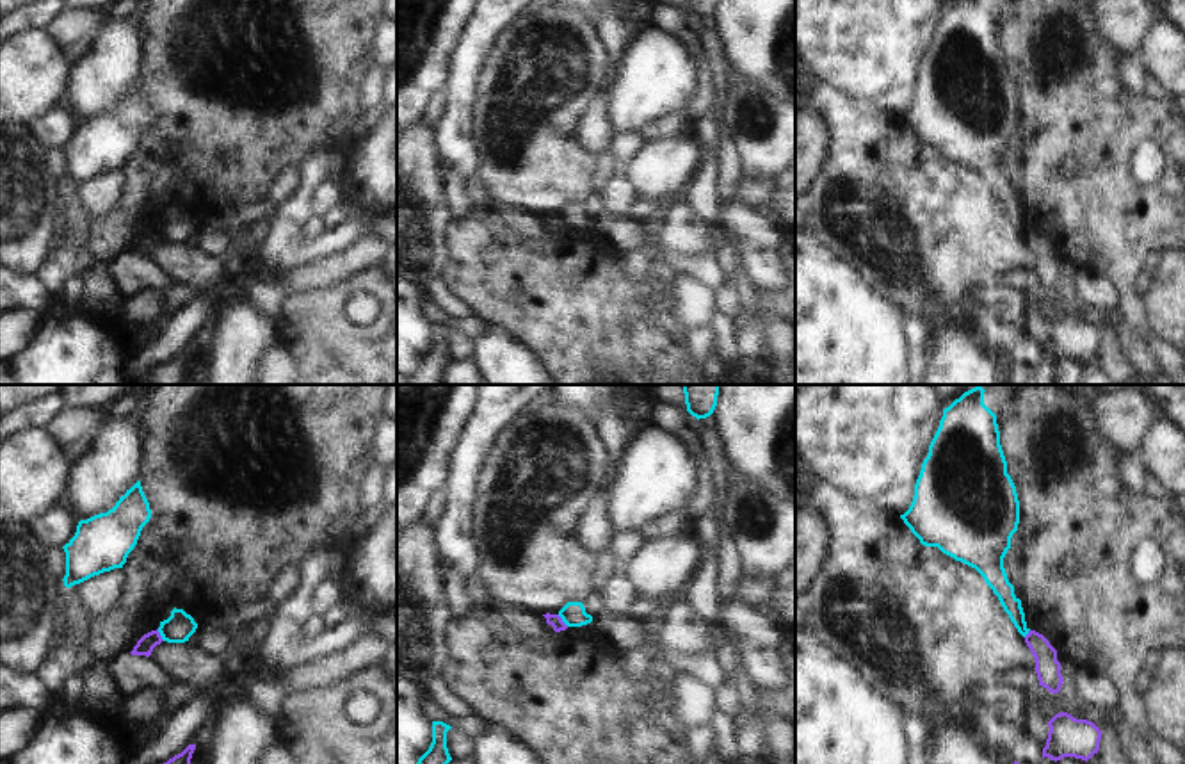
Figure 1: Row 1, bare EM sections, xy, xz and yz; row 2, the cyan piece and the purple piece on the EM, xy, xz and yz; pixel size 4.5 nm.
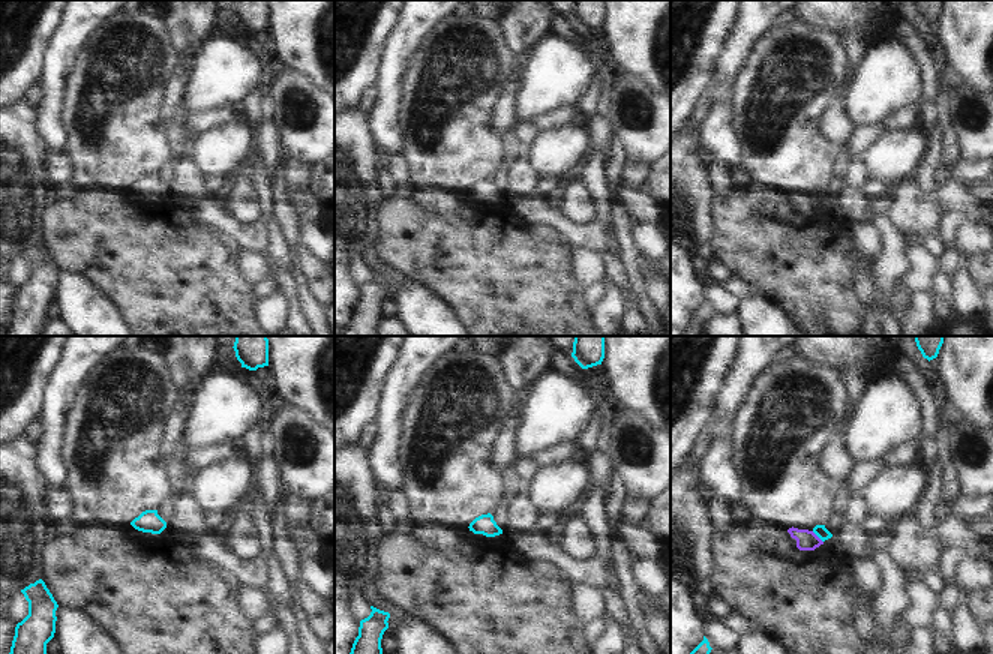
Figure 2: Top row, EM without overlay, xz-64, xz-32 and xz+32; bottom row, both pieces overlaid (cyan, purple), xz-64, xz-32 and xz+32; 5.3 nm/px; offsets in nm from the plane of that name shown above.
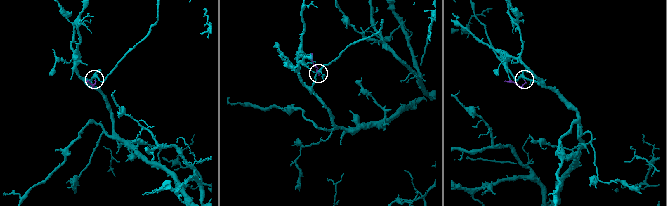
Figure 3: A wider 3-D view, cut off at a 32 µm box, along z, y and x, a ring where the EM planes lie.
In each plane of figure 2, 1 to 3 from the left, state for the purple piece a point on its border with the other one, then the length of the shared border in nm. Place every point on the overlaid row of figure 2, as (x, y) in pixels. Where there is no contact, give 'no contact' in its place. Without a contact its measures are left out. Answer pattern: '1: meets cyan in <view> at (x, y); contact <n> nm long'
1: no contact
2: no contact
3: meets cyan in xz+32 at (818, 536); contact 90 nm long

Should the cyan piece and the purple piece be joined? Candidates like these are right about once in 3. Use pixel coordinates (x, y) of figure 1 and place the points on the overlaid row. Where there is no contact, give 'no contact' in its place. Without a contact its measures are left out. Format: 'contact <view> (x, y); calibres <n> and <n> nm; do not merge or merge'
contact xy (161, 634); calibres 140 and 80 nm; do not merge

